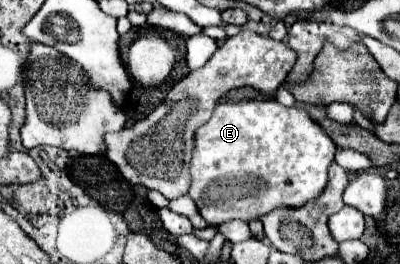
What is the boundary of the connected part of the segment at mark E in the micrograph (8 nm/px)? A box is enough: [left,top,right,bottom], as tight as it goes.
[187,99,337,225]

